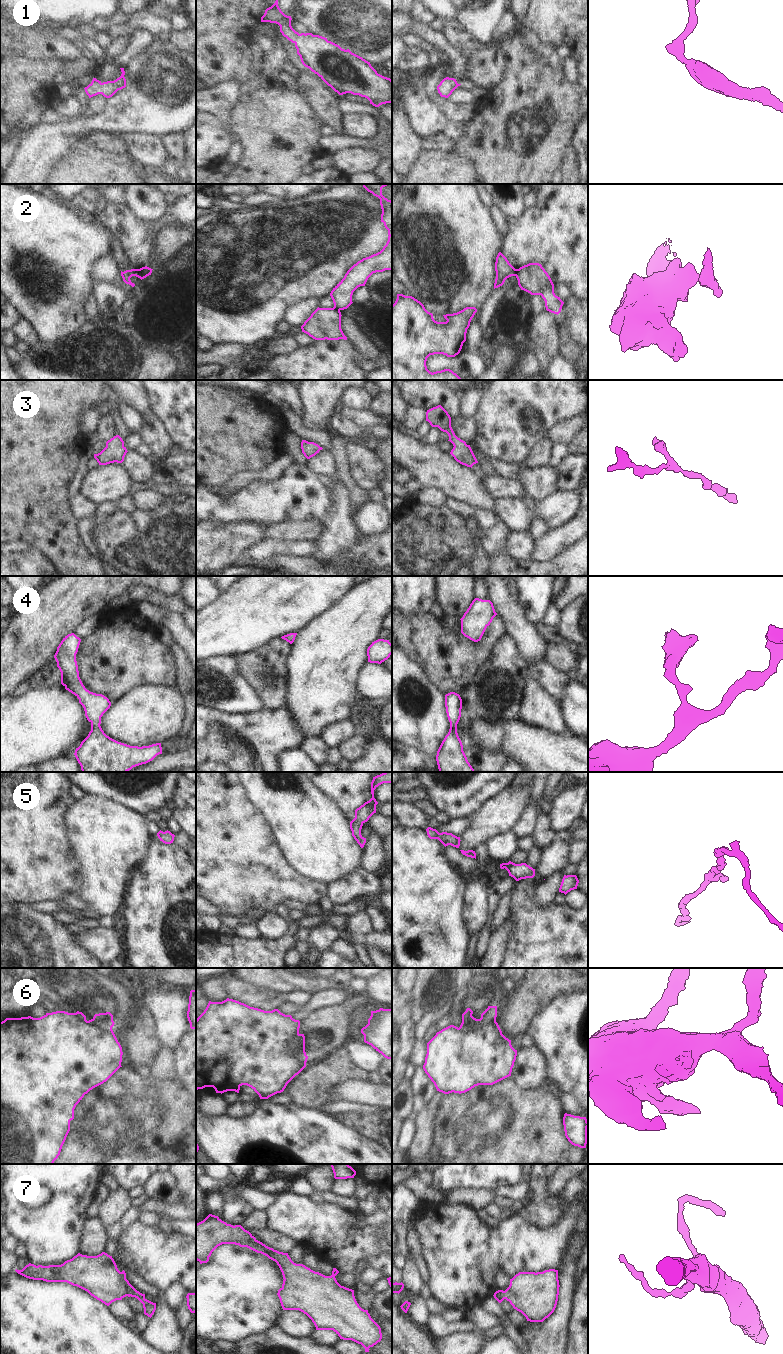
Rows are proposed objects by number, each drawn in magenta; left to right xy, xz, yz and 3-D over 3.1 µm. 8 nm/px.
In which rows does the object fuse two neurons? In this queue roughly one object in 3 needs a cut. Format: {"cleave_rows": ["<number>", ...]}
{"cleave_rows": ["2"]}

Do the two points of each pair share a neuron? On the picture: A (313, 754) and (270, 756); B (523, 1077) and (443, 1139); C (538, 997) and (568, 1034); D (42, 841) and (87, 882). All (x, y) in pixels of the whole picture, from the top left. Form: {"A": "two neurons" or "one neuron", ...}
{"A": "two neurons", "B": "two neurons", "C": "two neurons", "D": "two neurons"}

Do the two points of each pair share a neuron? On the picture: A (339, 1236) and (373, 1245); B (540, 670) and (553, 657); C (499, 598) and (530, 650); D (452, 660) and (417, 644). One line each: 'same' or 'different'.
A: same
B: different
C: same
D: same

